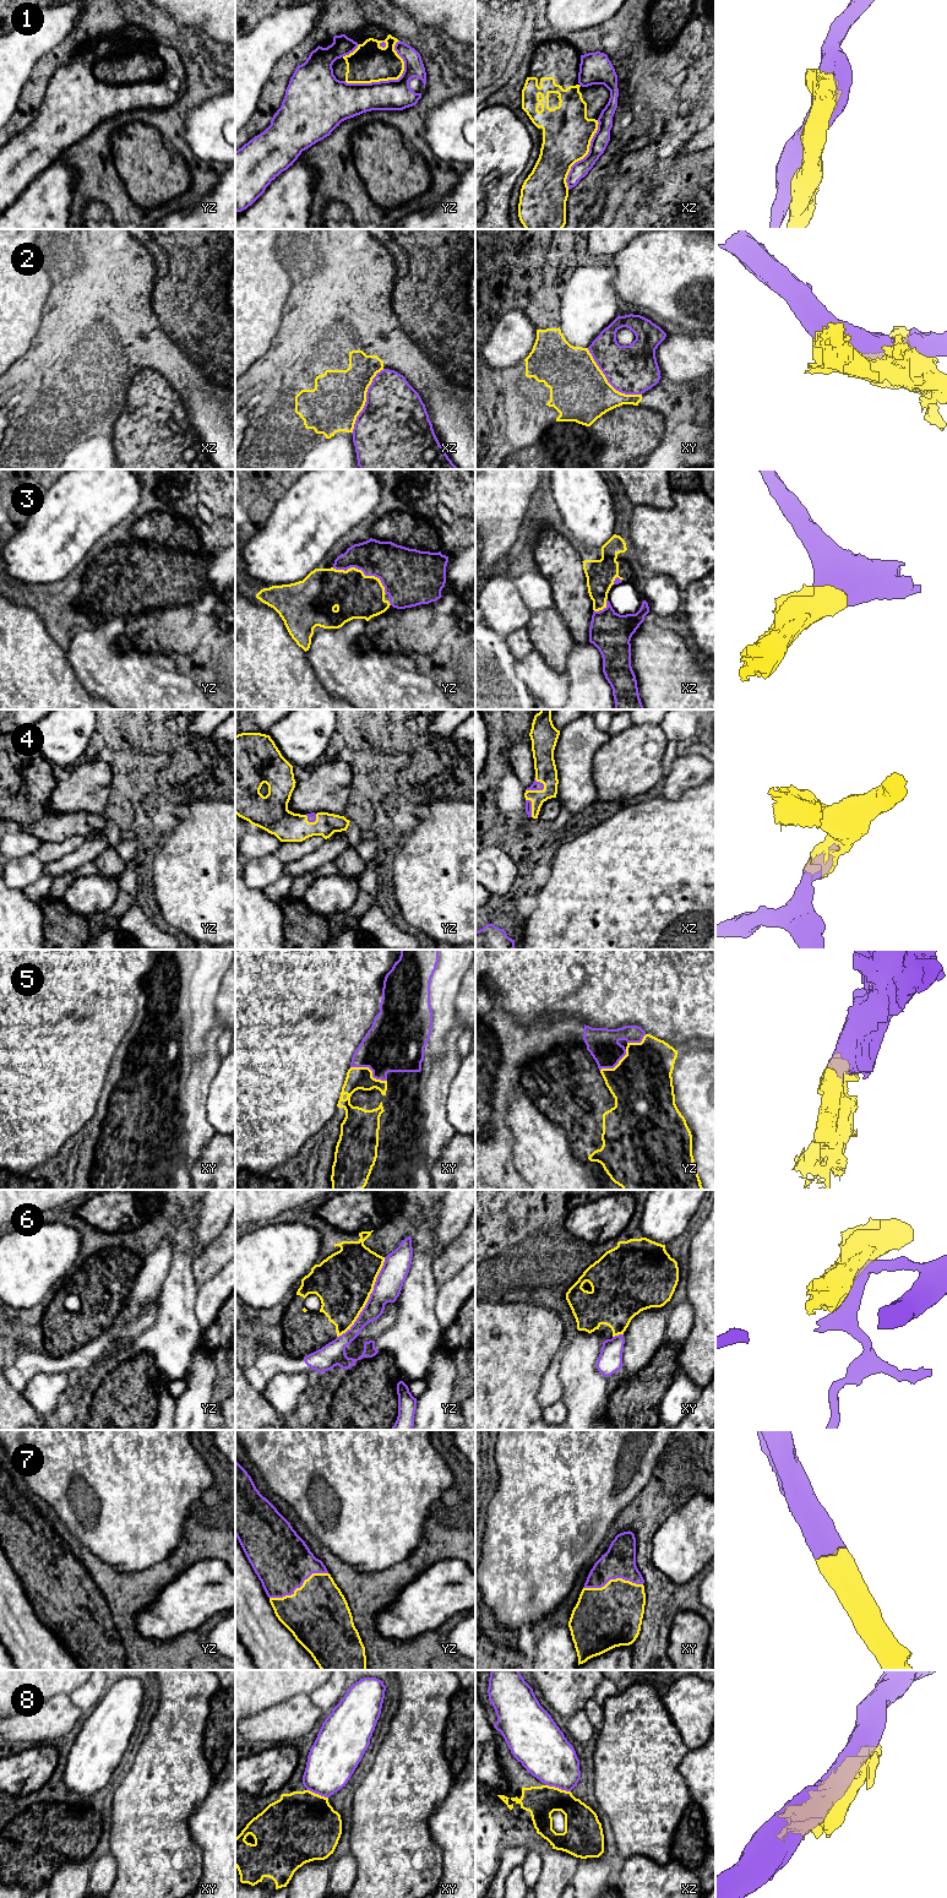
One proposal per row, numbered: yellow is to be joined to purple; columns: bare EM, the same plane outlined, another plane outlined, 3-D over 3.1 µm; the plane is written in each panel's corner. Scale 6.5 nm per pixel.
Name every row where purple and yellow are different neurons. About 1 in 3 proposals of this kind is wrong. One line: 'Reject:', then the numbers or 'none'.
Reject: 1, 2, 6, 8

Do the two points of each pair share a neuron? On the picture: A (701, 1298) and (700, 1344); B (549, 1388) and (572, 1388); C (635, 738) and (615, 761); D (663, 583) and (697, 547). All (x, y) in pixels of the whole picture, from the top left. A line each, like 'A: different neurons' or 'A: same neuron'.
A: same neuron
B: different neurons
C: same neuron
D: different neurons

